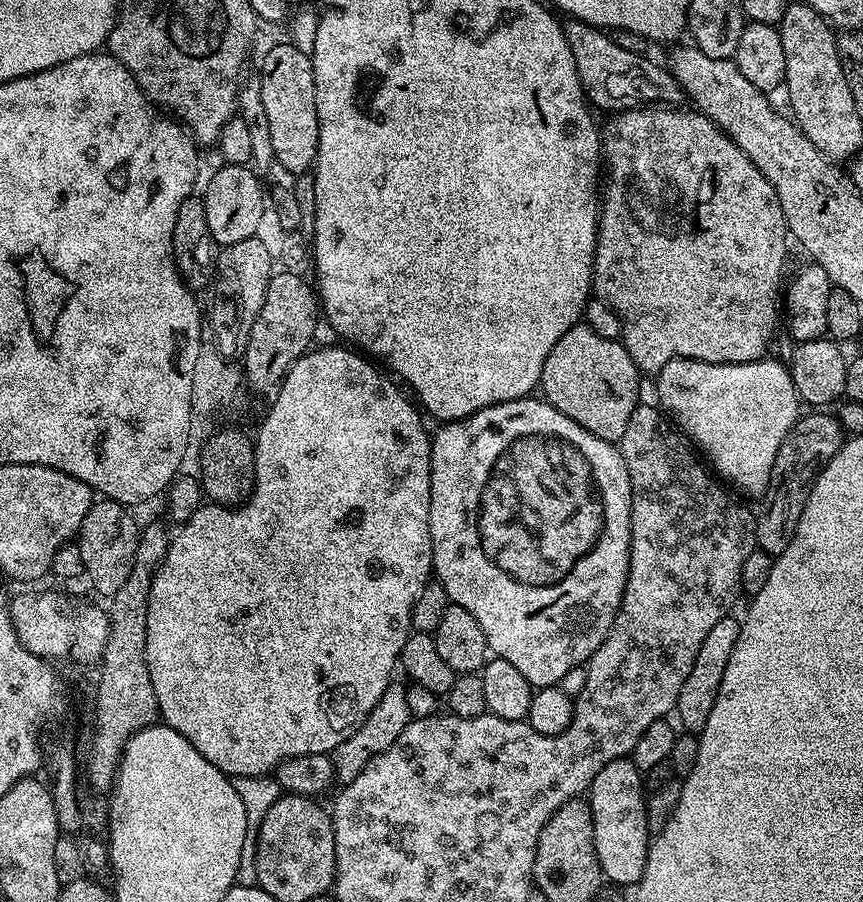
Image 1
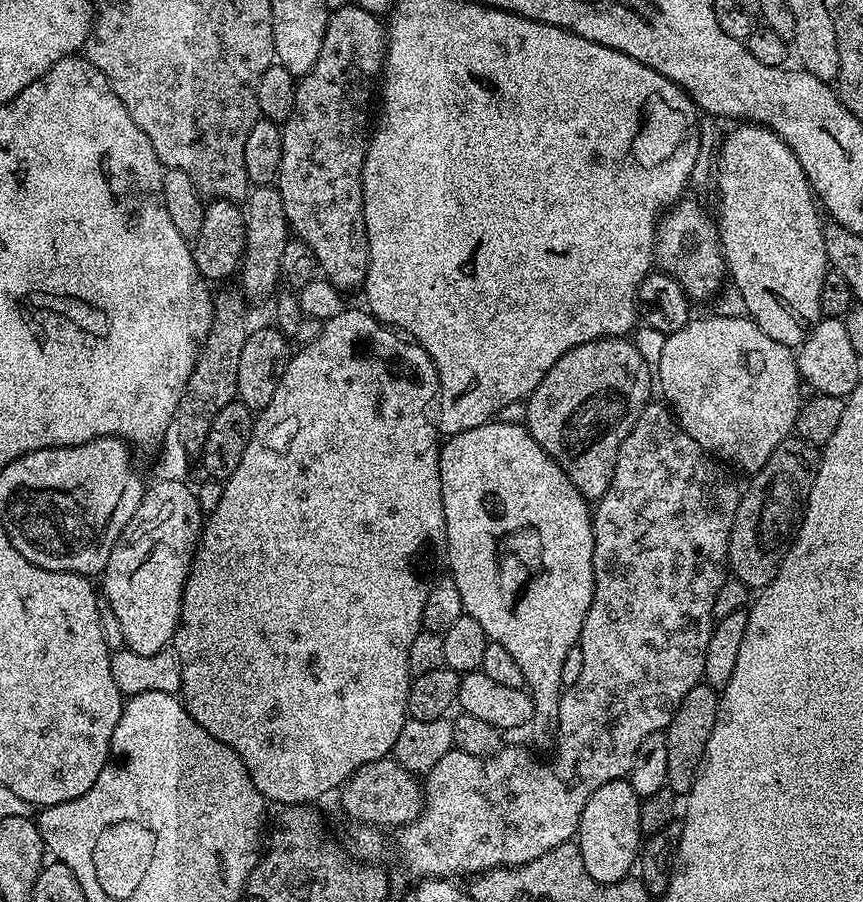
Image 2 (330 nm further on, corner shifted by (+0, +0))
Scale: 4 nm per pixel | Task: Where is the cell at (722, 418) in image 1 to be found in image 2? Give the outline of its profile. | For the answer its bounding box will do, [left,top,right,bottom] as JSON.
[654,315,802,474]

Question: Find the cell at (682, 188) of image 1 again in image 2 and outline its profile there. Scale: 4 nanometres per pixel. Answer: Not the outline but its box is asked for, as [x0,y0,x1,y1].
[654,198,726,301]

